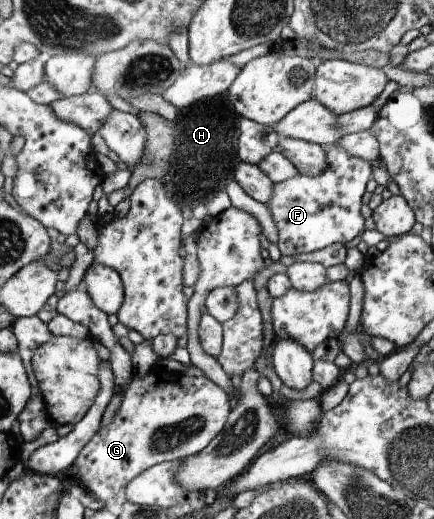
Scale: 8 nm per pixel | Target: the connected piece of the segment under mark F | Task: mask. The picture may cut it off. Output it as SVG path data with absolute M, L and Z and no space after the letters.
M334 144L327 147L325 156L327 166L320 175L310 177L299 173L285 182L273 184L273 196L267 205L278 227L277 248L282 255L294 257L331 244L346 245L364 232L360 208L366 184L373 178L370 162Z

